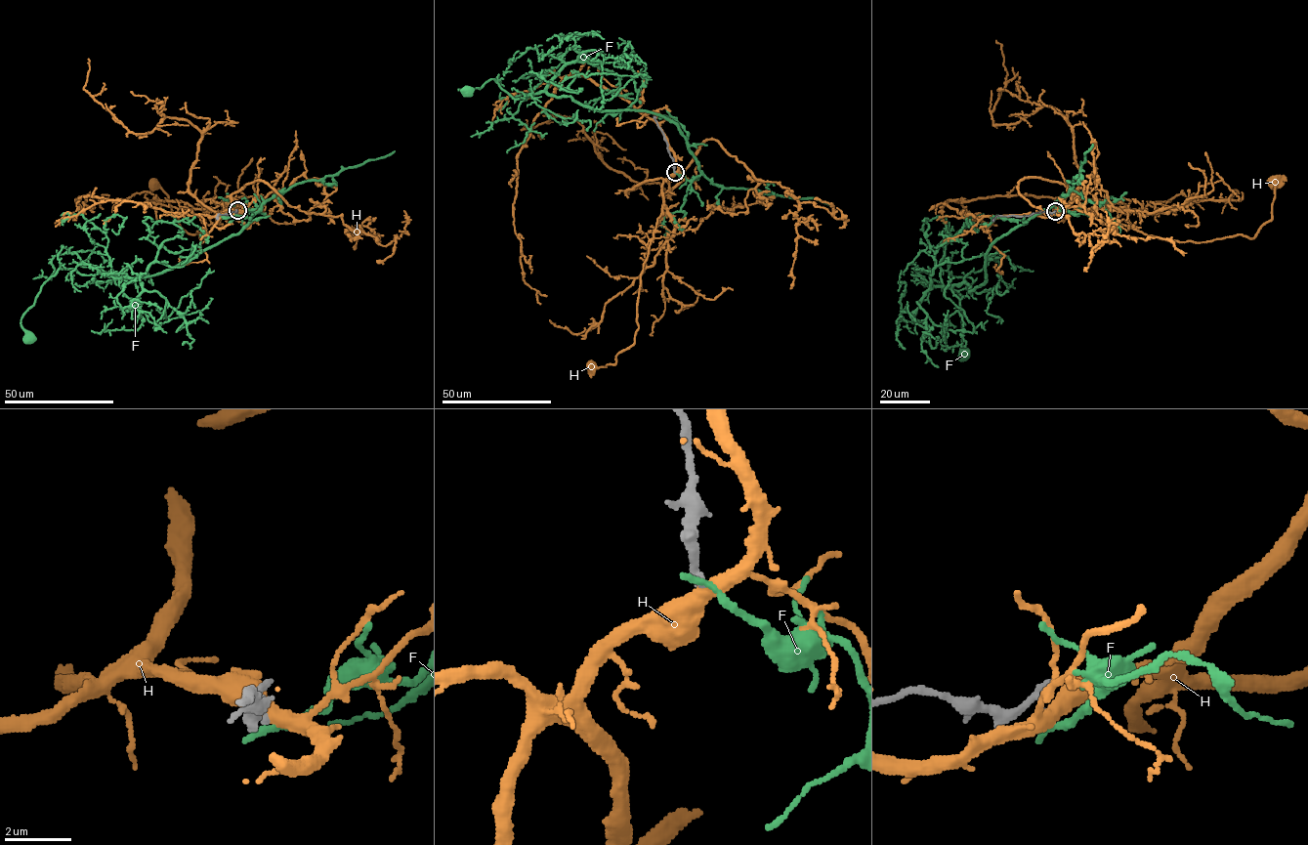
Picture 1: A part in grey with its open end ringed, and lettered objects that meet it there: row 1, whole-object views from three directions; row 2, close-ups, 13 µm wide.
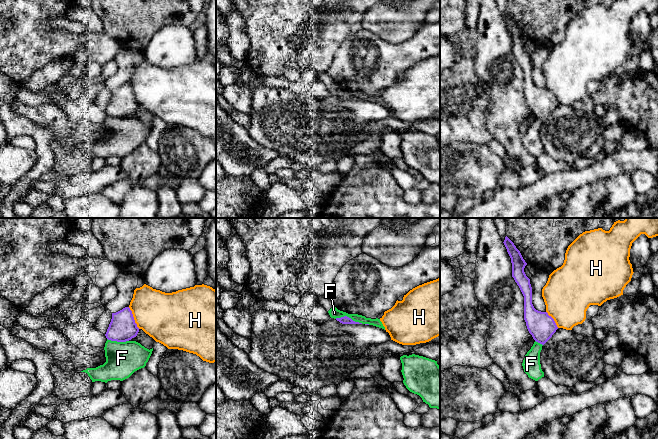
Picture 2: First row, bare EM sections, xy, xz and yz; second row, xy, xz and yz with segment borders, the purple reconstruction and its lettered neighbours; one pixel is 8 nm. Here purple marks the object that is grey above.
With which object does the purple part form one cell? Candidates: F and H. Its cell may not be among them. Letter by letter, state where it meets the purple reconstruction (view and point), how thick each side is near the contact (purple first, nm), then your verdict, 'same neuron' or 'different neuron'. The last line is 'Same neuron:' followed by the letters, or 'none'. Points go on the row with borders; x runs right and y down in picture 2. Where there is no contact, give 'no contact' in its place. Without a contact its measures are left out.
F: contact xz (348, 317); calibres 60 and 80 nm; different neuron
H: contact xy (133, 318); calibres 220 and 380 nm; different neuron
Same neuron: none

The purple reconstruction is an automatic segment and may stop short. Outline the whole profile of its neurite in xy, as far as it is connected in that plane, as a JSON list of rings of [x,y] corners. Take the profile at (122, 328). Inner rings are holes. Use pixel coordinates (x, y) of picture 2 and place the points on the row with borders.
[[[129,307],[112,313],[112,319],[105,334],[111,341],[126,342],[136,337],[139,328],[135,323],[132,311]]]

